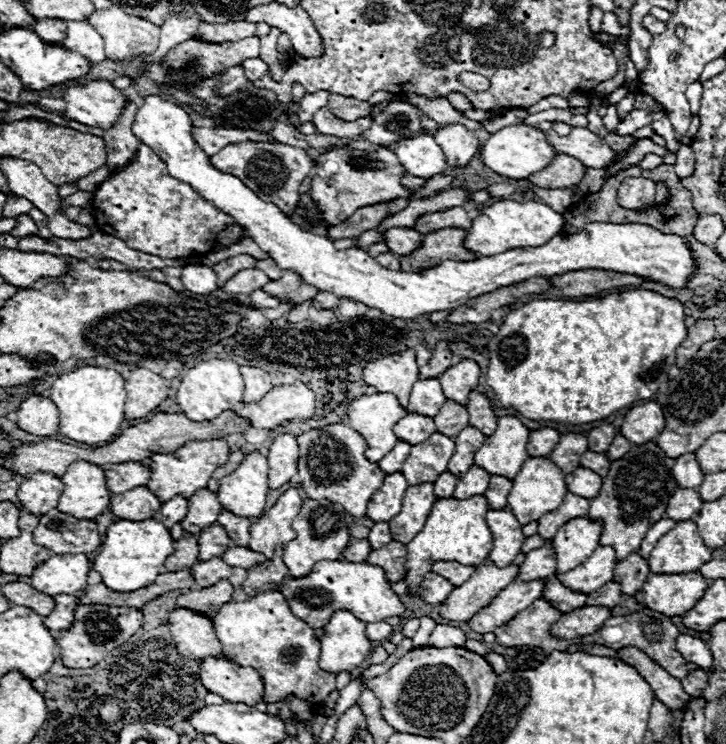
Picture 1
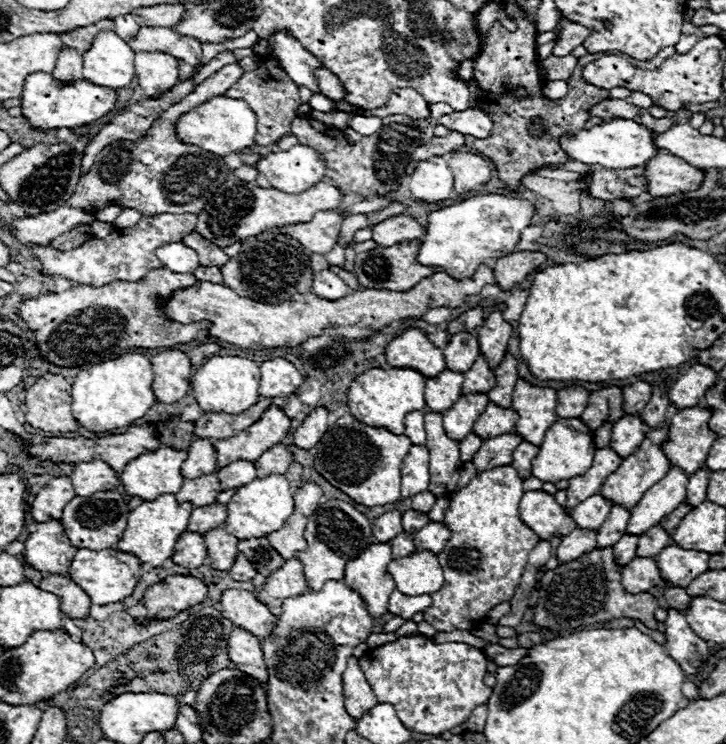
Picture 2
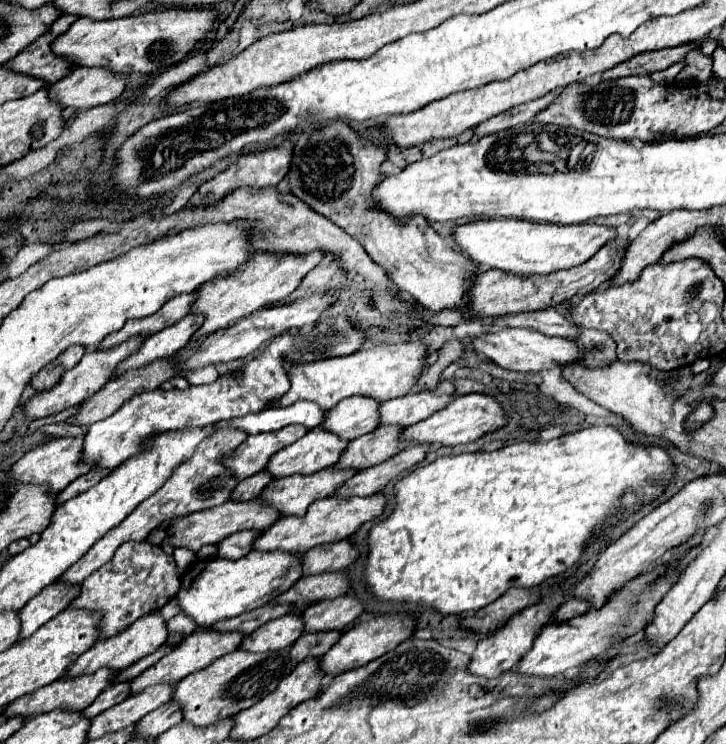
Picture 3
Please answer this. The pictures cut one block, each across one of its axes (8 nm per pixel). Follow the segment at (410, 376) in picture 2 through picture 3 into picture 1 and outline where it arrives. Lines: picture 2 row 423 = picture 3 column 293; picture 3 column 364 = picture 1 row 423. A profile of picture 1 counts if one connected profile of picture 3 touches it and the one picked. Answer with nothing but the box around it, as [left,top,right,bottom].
[348,392,406,462]

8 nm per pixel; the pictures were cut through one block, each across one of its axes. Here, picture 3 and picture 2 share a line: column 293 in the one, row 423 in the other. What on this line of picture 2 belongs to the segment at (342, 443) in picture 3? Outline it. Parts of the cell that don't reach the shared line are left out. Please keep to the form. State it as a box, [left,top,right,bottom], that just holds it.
[444,394,490,440]

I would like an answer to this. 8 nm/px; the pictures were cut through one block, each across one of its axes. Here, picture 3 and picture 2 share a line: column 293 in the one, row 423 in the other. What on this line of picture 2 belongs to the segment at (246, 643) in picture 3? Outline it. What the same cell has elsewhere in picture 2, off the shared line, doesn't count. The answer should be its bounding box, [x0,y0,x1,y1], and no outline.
[610,414,644,458]

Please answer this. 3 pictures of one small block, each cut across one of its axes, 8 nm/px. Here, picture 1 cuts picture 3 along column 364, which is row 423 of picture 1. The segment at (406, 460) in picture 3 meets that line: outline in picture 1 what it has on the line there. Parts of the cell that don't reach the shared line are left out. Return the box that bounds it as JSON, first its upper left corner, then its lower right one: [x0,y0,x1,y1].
[466,392,496,436]

